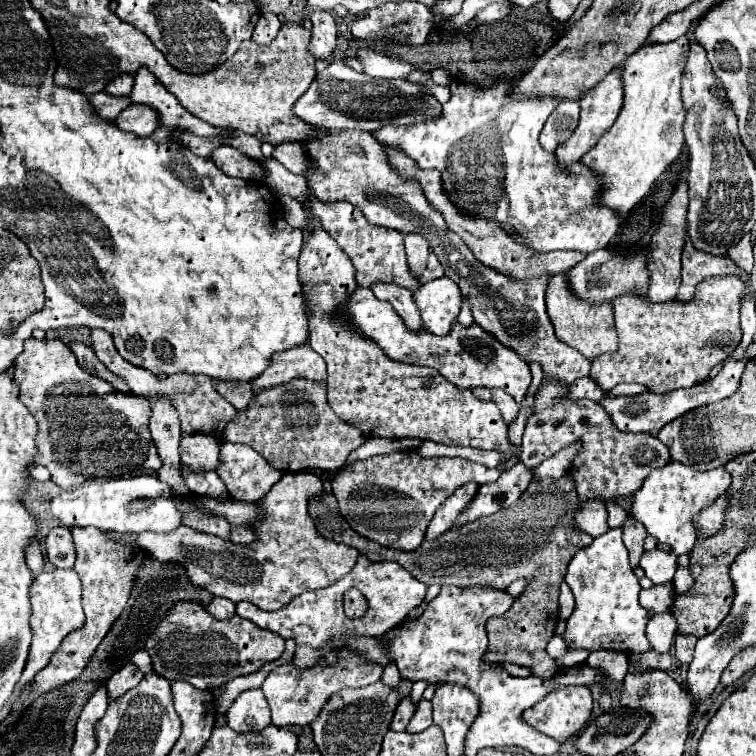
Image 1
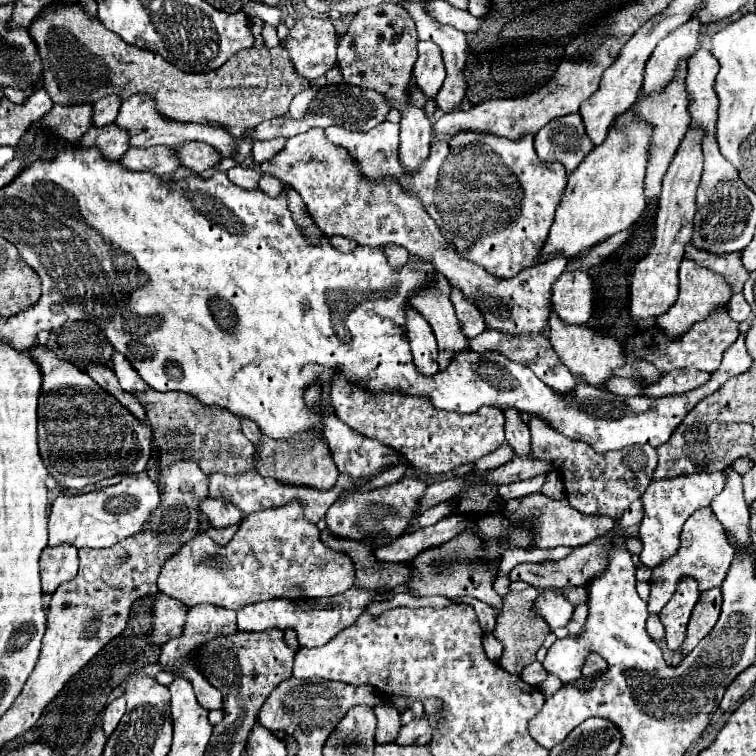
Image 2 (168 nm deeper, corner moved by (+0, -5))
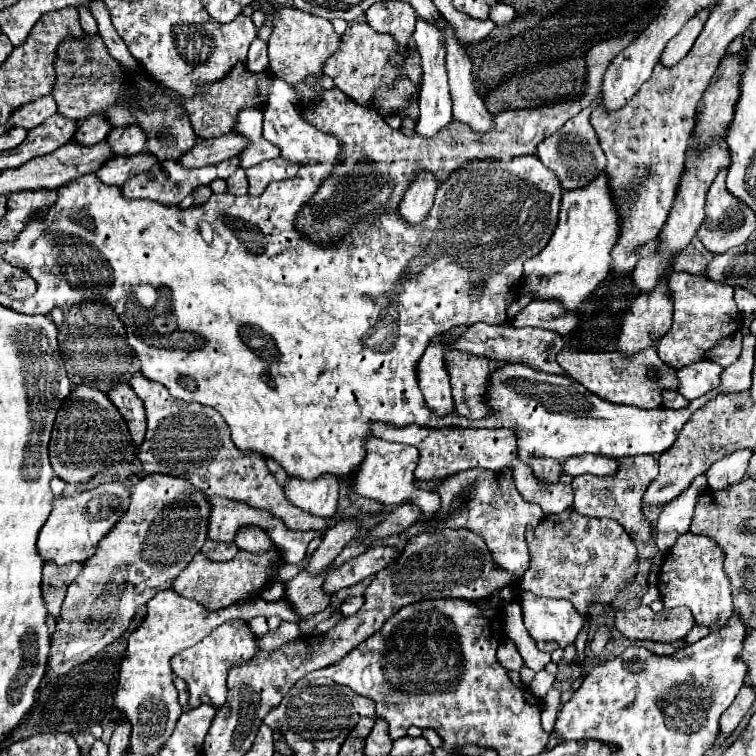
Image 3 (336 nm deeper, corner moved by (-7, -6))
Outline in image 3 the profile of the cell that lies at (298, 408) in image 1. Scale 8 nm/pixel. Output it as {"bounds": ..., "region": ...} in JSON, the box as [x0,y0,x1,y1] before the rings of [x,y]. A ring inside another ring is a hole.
{"bounds":[285,474,339,516],"region":[[[323,474],[323,478],[313,478],[311,482],[303,482],[303,478],[289,478],[285,486],[287,500],[317,516],[331,516],[337,508],[339,484],[335,482],[335,474]]]}

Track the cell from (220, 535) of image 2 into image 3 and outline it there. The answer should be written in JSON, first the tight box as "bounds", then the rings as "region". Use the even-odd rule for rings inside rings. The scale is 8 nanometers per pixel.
{"bounds":[201,540,239,560],"region":[[[207,540],[201,548],[201,552],[213,560],[231,560],[237,554],[237,550],[239,548],[233,542],[217,542],[217,540]]]}

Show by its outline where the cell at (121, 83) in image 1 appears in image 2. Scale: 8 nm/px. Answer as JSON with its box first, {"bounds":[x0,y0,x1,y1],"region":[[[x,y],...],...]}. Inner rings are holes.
{"bounds":[92,97,120,127],"region":[[[102,97],[92,105],[92,123],[94,127],[106,127],[114,123],[116,113],[120,109],[120,99],[118,97]]]}

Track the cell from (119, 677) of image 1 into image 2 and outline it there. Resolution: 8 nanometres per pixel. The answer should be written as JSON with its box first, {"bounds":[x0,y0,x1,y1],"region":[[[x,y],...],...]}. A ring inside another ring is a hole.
{"bounds":[102,695,126,737],"region":[[[124,695],[118,697],[114,703],[110,703],[110,705],[106,707],[104,717],[102,717],[102,729],[104,729],[104,735],[106,735],[106,737],[112,735],[112,731],[114,731],[116,725],[120,723],[124,711],[126,711],[126,699],[124,699]]]}

